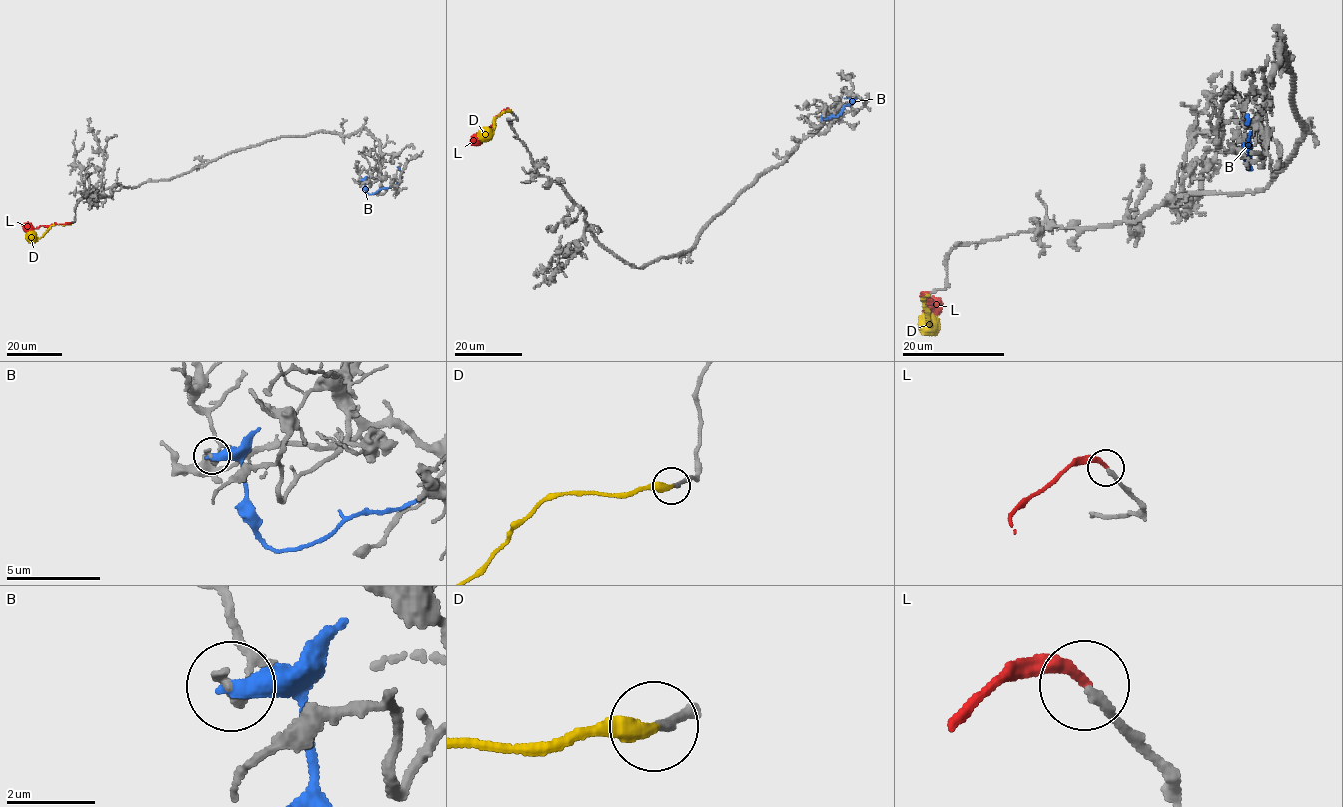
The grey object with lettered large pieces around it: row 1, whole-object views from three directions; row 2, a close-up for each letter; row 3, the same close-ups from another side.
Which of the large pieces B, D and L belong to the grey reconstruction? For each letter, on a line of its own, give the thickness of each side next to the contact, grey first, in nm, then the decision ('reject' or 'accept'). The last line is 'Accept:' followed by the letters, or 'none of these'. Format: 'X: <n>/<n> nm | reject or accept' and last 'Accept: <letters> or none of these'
B: 160/440 nm | reject
D: 220/360 nm | accept
L: 240/240 nm | reject
Accept: D

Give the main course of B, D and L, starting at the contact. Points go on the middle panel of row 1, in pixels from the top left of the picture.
B: (821, 119), (837, 116), (844, 106), (852, 104), (856, 95), (845, 98)
D: (510, 111), (504, 111), (495, 118), (492, 130), (479, 138)
L: (510, 111), (503, 110), (493, 119), (493, 125), (472, 144)

